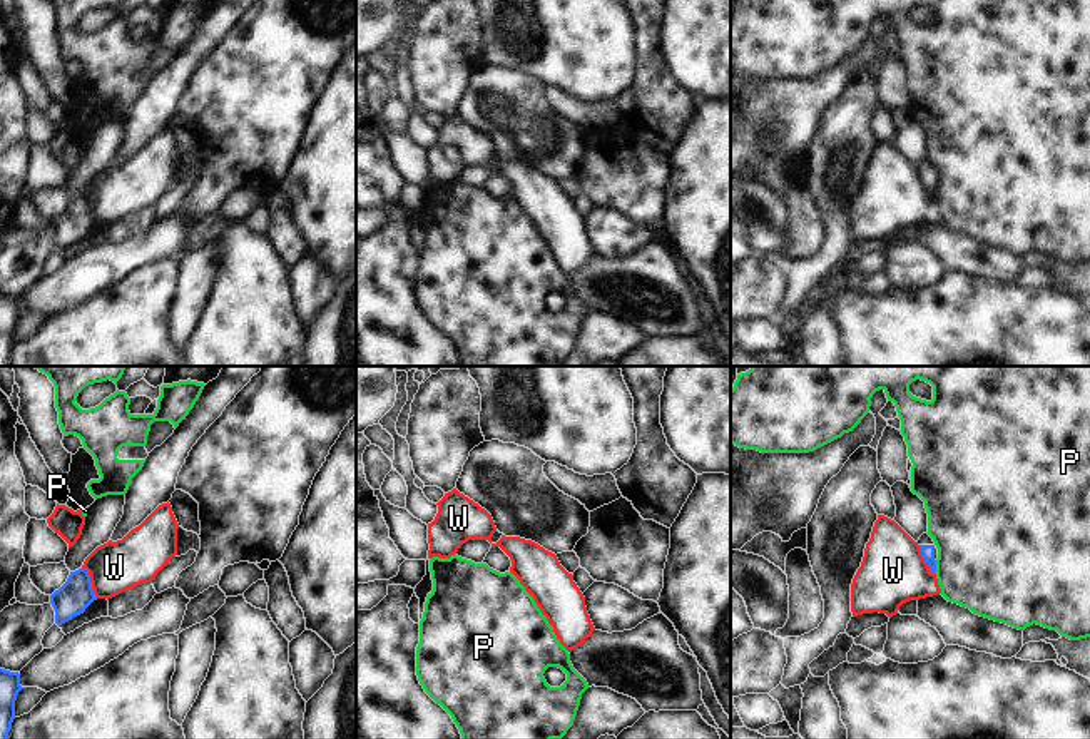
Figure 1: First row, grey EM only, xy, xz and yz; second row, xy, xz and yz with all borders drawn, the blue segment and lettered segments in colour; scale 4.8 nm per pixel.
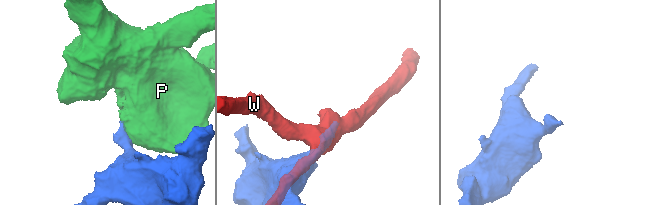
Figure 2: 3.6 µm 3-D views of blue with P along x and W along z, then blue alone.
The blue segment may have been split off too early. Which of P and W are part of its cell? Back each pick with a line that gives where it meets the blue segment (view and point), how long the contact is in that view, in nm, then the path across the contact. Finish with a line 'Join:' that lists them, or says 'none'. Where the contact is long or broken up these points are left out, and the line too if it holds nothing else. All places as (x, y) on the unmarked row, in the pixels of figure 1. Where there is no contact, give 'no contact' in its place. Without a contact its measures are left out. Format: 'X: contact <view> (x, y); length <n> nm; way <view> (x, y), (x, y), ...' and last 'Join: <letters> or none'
Join: none

